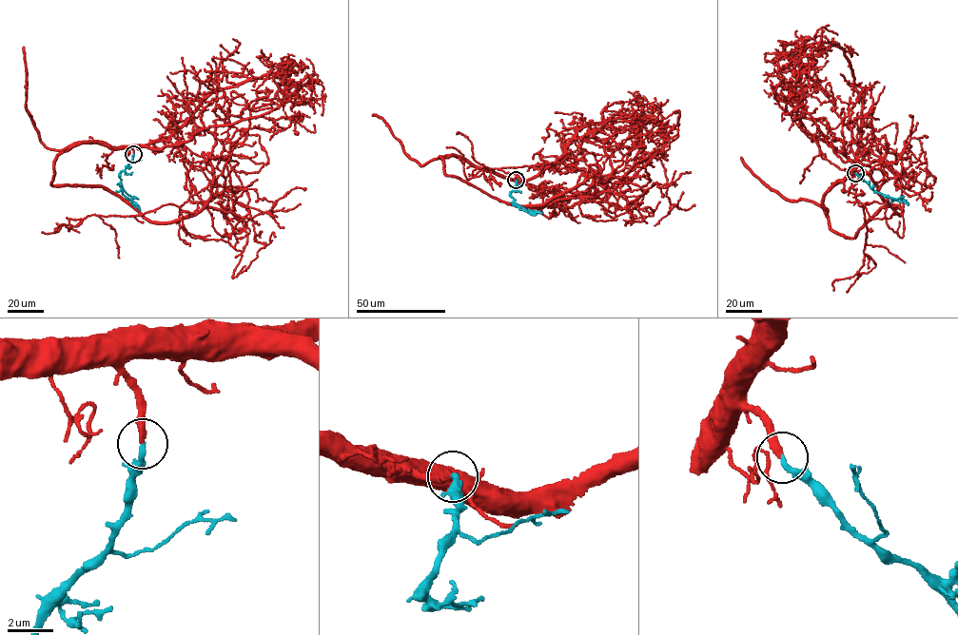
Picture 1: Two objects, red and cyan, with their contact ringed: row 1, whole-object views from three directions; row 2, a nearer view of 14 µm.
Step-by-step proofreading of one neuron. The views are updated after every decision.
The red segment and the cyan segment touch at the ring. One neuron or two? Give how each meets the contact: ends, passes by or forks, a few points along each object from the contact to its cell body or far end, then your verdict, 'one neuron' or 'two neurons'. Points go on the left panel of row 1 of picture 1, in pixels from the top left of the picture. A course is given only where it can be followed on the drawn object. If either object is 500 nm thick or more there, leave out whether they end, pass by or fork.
red ends; cyan ends; course red (133, 154), (169, 141), (188, 171), (203, 153), (209, 202), (188, 218), (167, 203), (42, 232); course cyan (133, 154), (120, 174), (120, 185), (123, 195), (131, 199), (140, 210); one neuron

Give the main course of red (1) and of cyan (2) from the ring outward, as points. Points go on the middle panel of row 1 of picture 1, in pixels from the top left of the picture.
1: (516, 180), (591, 195), (602, 171), (586, 178), (556, 163), (467, 179), (463, 155), (446, 146)
2: (516, 180), (510, 193), (515, 204), (531, 213), (541, 213)

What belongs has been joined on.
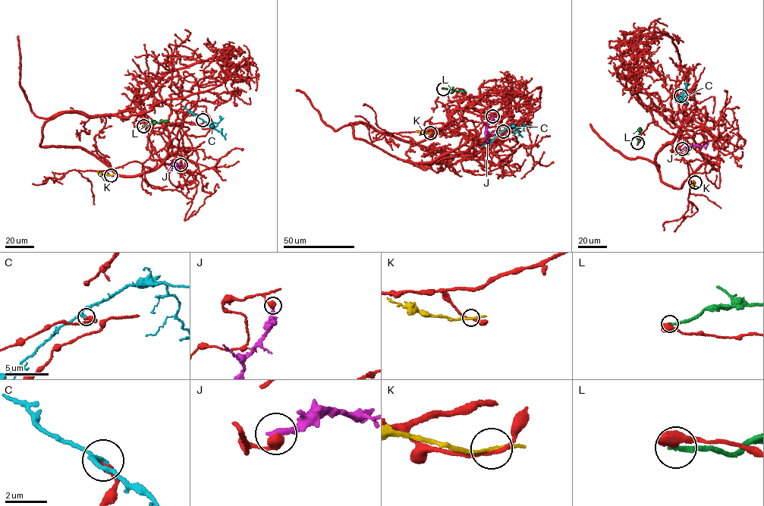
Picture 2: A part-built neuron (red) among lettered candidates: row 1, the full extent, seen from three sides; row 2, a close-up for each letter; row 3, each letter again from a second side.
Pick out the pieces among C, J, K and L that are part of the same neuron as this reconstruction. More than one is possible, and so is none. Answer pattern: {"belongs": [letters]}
{"belongs": []}

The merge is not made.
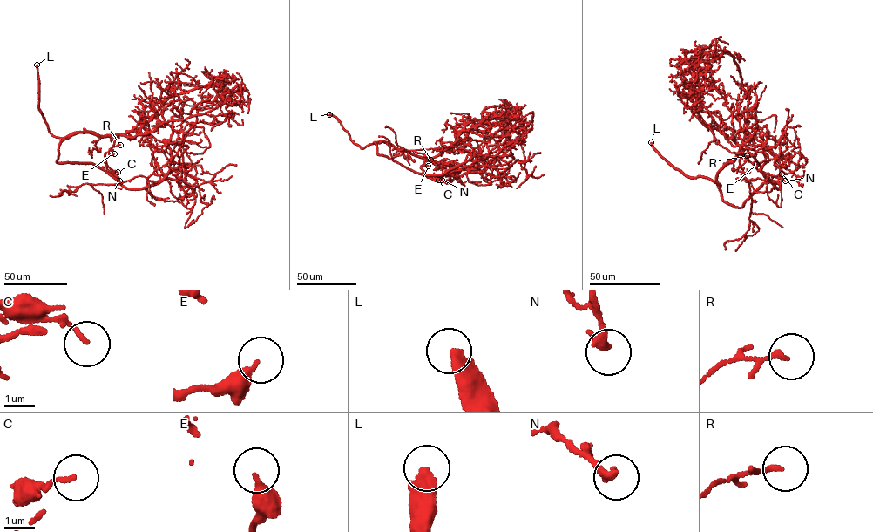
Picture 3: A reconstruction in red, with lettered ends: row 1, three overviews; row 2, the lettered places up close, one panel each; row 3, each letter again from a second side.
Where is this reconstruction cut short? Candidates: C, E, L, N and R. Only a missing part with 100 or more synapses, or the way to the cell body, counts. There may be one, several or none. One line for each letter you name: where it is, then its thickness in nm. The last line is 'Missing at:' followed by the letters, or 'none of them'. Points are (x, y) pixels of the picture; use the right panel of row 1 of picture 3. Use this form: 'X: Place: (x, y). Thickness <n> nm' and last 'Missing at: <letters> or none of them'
L: Place: (651, 142). Thickness 550 nm
Missing at: L

